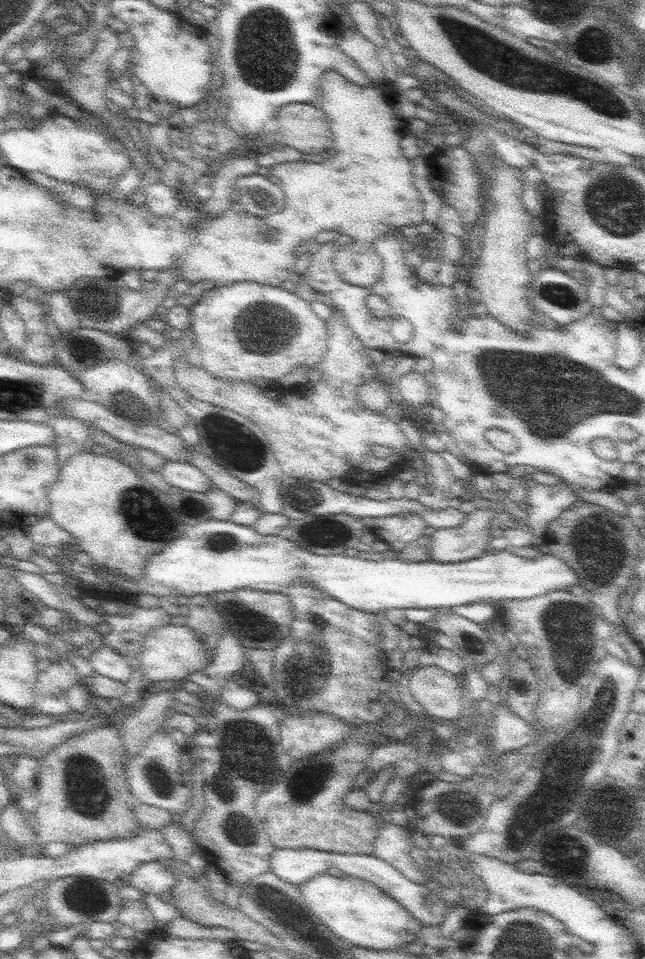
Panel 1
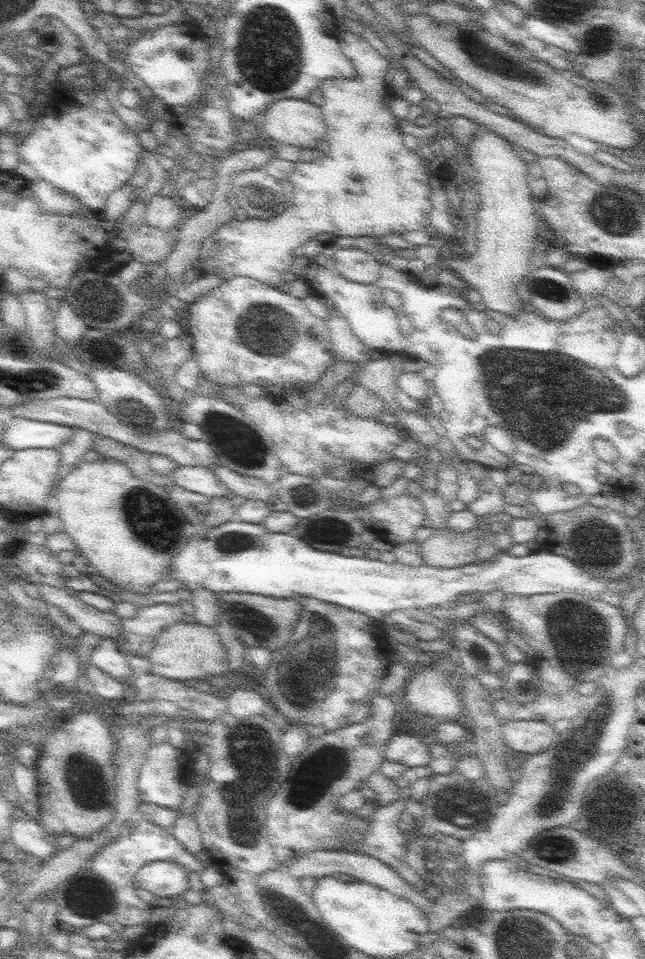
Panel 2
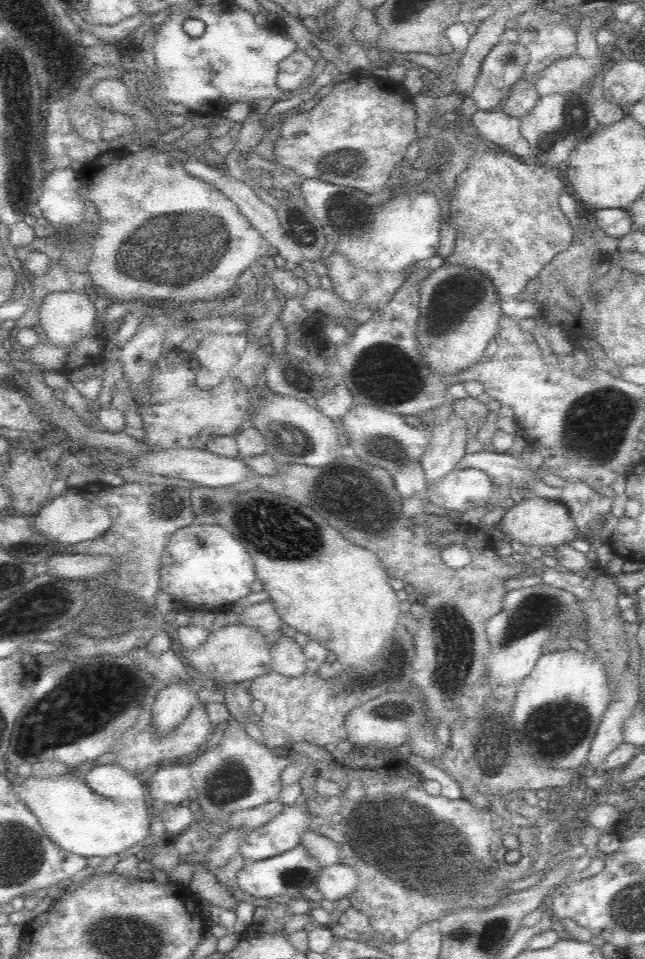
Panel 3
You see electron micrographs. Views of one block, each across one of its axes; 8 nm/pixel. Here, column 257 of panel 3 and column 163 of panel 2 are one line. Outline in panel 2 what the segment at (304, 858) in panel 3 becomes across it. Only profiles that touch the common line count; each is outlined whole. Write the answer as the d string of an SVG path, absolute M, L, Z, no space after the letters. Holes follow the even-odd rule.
M149 862L137 872L139 888L155 894L157 898L169 898L175 894L183 894L189 890L187 870L177 862Z

